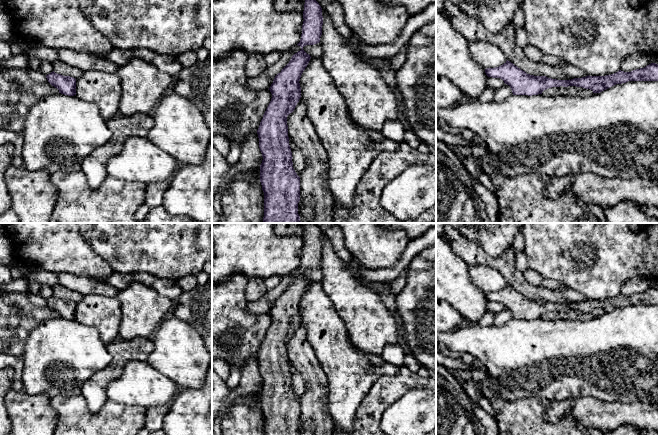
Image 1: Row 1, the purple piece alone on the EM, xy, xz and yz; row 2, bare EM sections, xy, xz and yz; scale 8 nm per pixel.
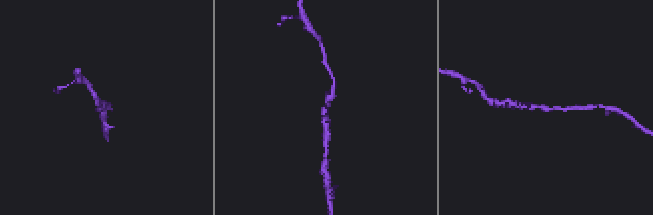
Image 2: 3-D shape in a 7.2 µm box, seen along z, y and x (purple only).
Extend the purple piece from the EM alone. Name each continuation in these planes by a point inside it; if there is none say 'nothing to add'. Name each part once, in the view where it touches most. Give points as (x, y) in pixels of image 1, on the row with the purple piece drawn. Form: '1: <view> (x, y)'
nothing to add

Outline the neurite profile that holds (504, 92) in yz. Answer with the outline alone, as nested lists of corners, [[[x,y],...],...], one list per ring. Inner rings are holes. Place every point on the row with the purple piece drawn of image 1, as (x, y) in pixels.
[[[504,84],[500,89],[495,91],[494,100],[495,102],[503,102],[512,96],[512,90],[509,85]]]

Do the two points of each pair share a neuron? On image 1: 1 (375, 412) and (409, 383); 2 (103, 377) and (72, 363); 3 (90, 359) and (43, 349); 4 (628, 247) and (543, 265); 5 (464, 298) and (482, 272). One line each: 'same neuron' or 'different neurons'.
1: same neuron
2: different neurons
3: same neuron
4: same neuron
5: different neurons

